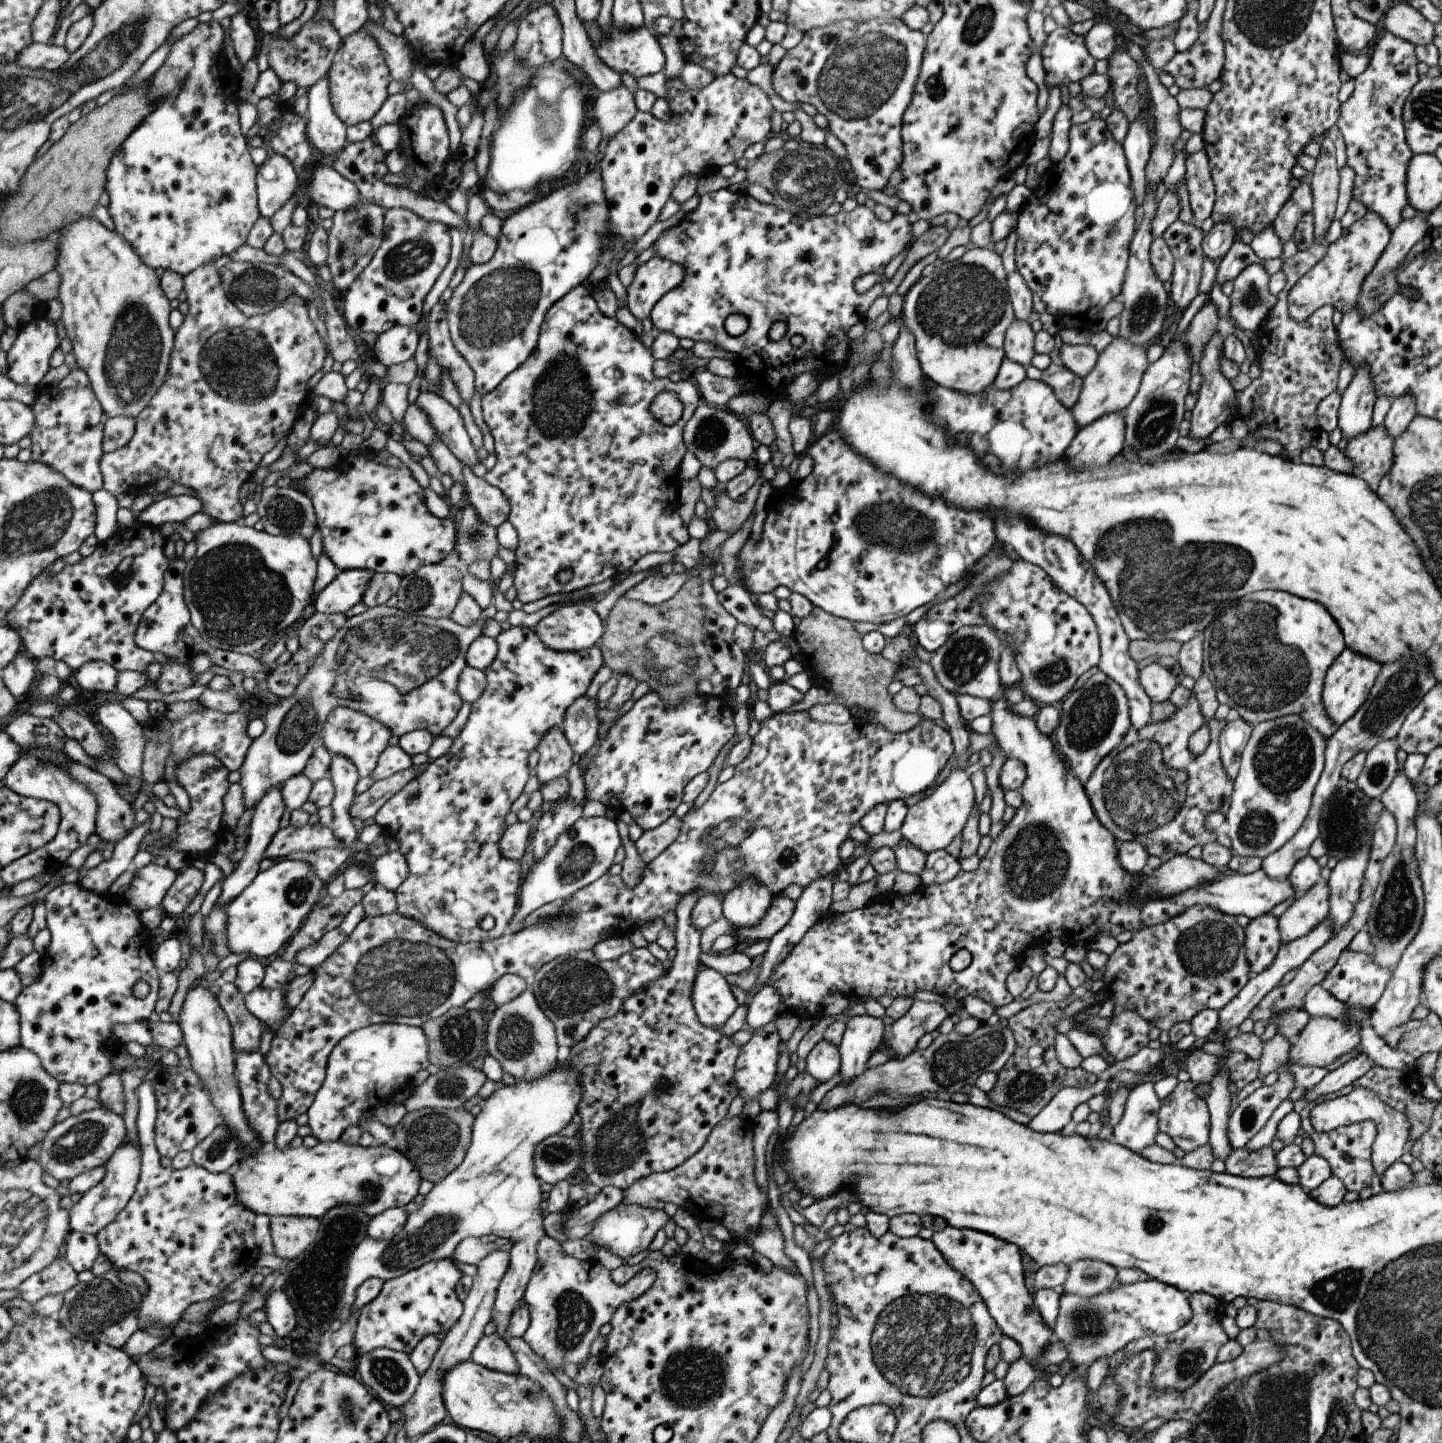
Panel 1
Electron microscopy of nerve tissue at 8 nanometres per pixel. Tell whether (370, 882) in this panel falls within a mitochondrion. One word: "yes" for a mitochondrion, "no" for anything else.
no

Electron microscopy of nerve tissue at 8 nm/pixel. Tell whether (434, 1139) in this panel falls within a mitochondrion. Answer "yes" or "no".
yes

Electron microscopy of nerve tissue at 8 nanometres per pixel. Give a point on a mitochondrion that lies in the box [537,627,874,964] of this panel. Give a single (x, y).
(718, 848)

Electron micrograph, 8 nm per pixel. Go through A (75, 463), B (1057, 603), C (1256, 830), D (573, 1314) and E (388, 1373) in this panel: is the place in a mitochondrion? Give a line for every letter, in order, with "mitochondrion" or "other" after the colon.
A: mitochondrion
B: other
C: mitochondrion
D: mitochondrion
E: mitochondrion

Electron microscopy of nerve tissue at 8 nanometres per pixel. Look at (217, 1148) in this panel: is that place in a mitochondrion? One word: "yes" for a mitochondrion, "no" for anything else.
yes

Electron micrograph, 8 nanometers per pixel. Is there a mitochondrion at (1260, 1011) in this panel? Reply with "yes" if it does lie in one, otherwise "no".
no

